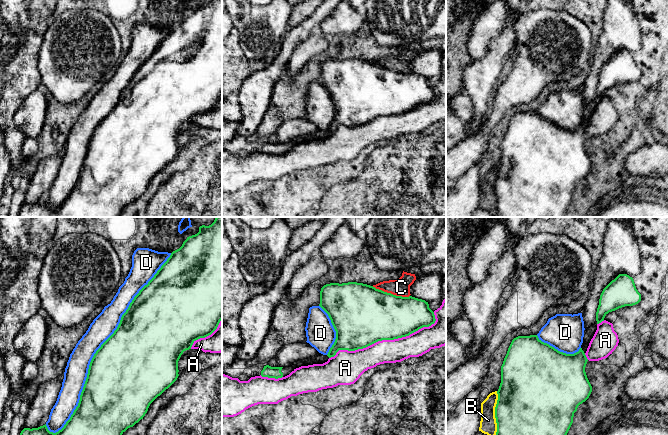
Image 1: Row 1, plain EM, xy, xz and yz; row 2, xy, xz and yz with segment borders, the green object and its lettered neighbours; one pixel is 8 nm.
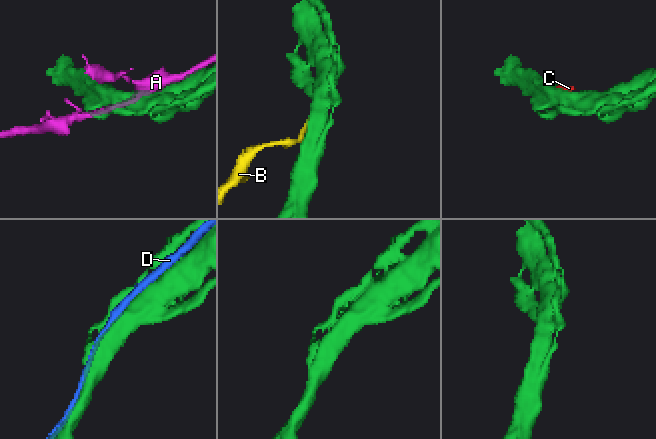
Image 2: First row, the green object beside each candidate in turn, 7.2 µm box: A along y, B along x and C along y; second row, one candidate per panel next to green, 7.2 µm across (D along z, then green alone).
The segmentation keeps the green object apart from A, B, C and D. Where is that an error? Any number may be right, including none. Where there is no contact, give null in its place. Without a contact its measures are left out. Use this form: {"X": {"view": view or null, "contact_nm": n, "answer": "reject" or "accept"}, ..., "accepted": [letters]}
{"A": {"view": "xz", "contact_nm": 900, "answer": "reject"}, "B": {"view": "yz", "contact_nm": 380, "answer": "reject"}, "C": {"view": "xz", "contact_nm": 320, "answer": "reject"}, "D": {"view": "xy", "contact_nm": 1750, "answer": "reject"}, "accepted": []}

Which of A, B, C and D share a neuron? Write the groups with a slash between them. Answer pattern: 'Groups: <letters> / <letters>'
Groups: A / B C / D

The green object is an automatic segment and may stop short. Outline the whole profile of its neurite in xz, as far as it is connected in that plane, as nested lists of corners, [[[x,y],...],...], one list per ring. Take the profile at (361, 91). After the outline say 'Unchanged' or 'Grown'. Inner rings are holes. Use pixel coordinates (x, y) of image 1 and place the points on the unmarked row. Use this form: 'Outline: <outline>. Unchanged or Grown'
Outline: [[[330,59],[321,64],[319,82],[328,90],[336,107],[336,115],[327,132],[334,133],[339,126],[355,127],[378,117],[409,112],[435,99],[434,88],[428,78],[412,72],[402,73],[357,59]]]. Unchanged

